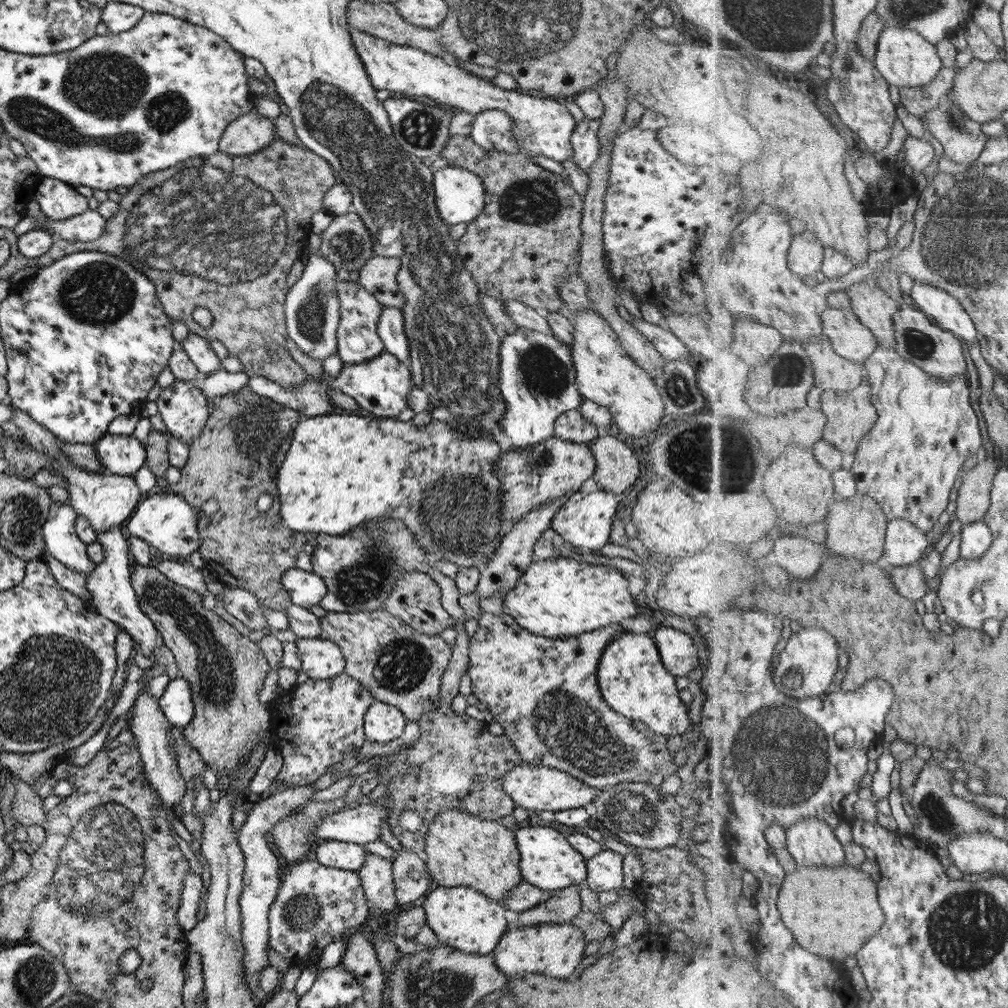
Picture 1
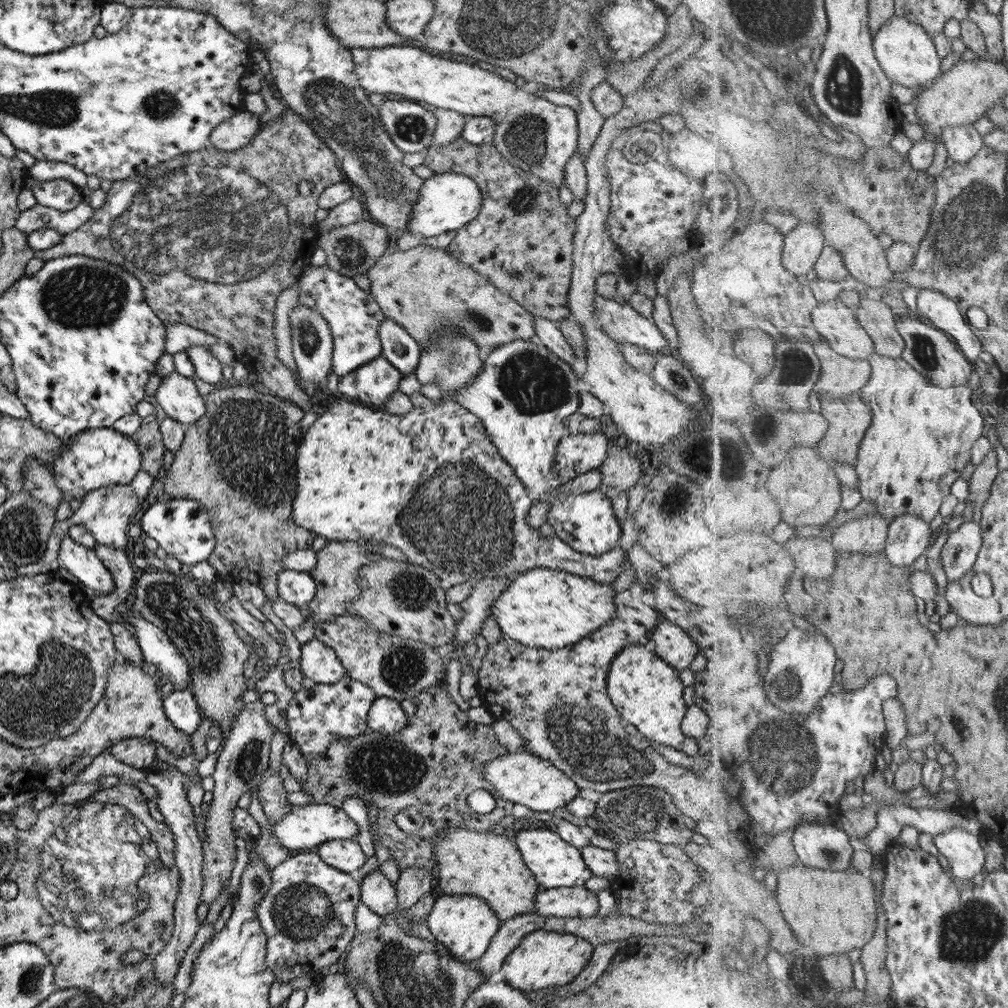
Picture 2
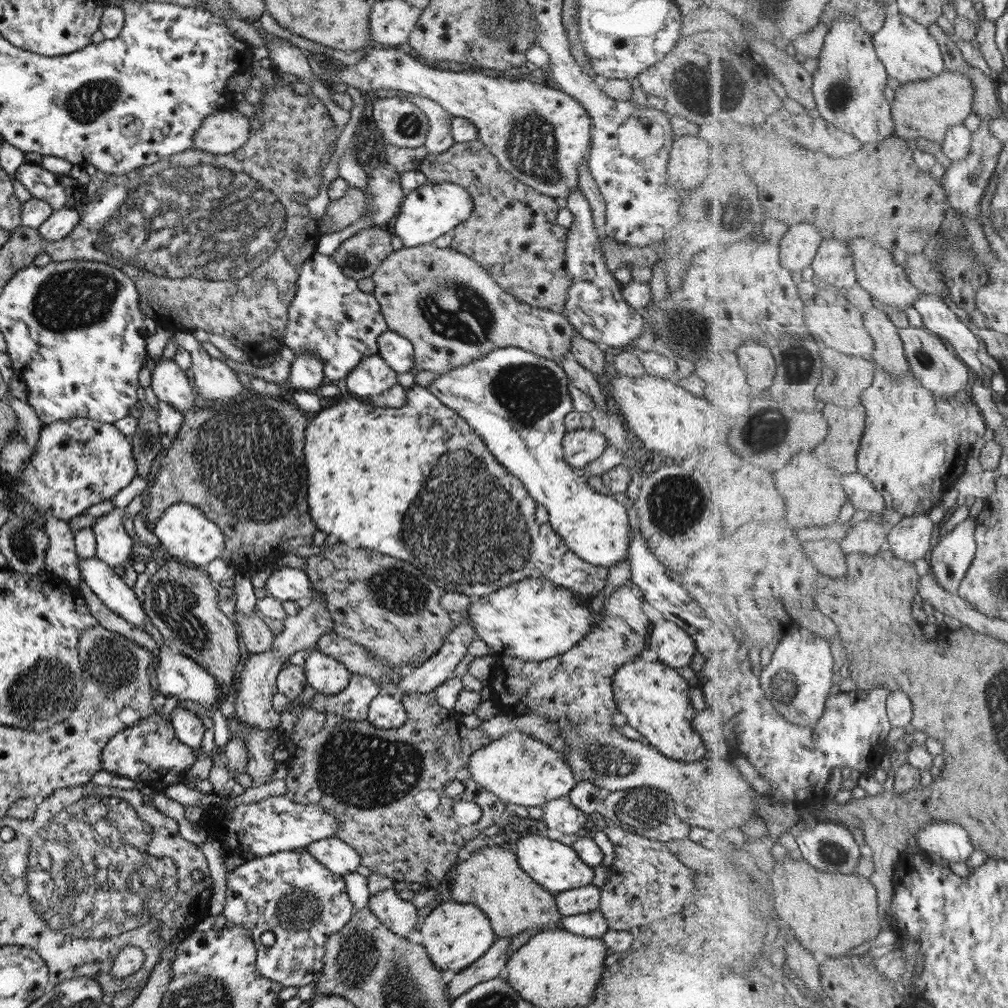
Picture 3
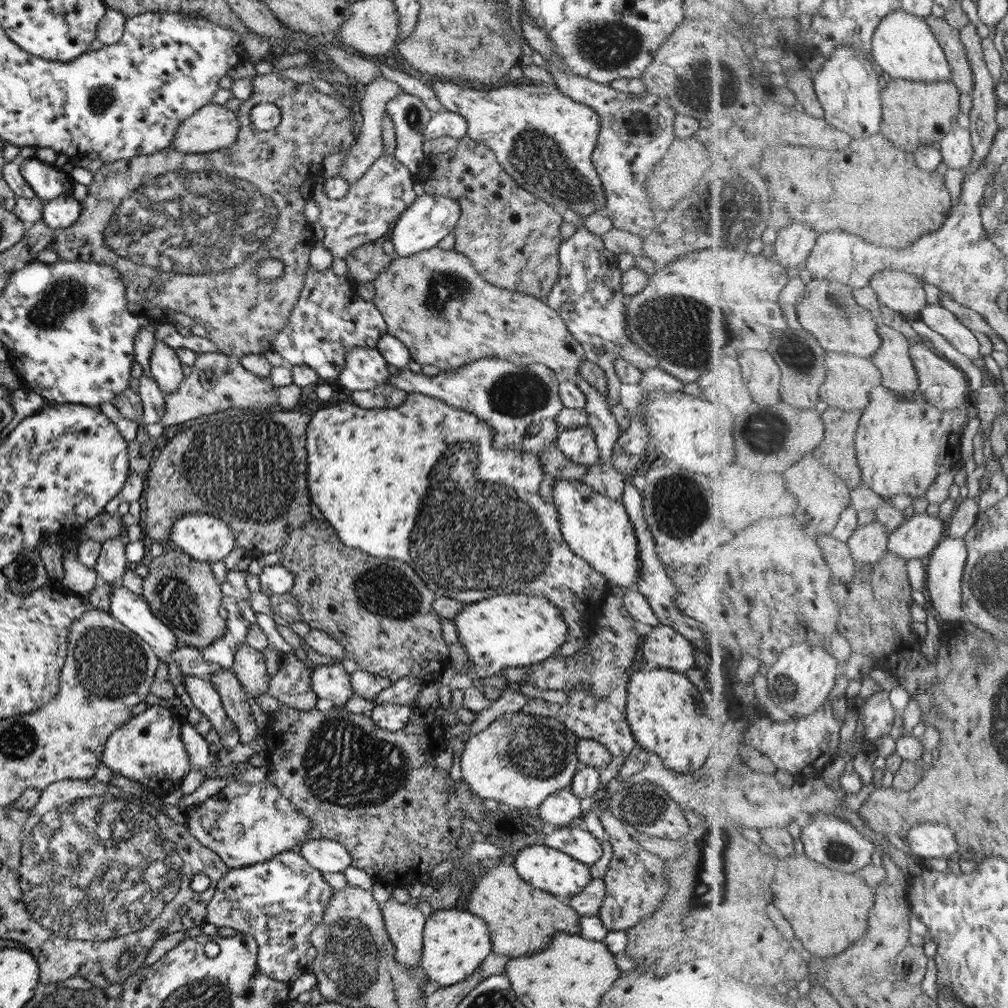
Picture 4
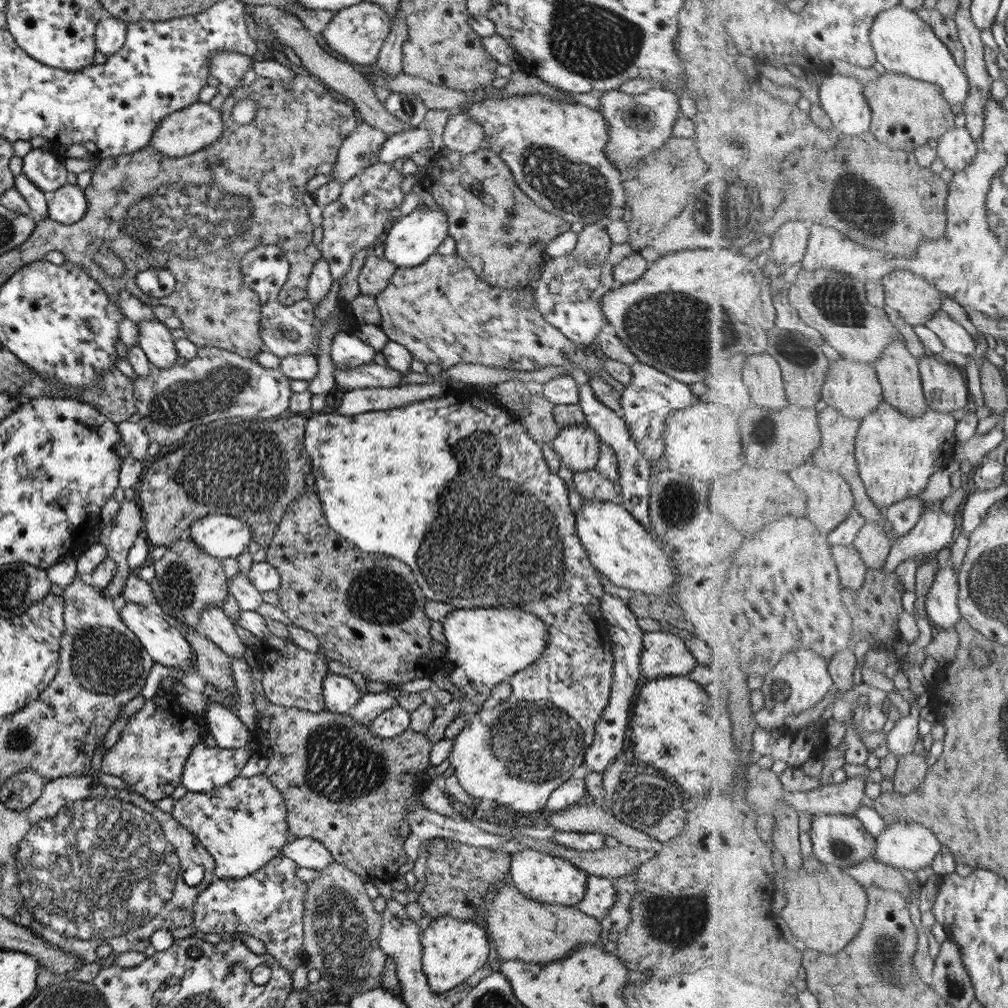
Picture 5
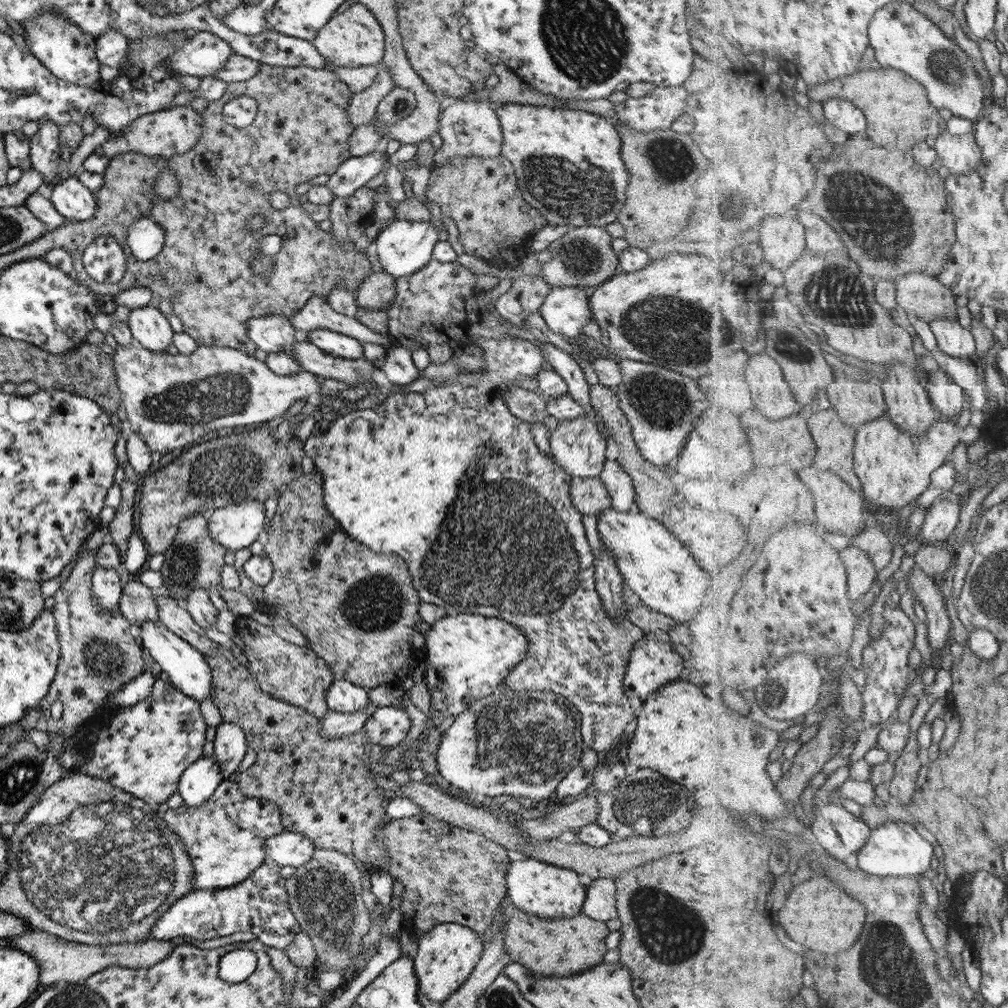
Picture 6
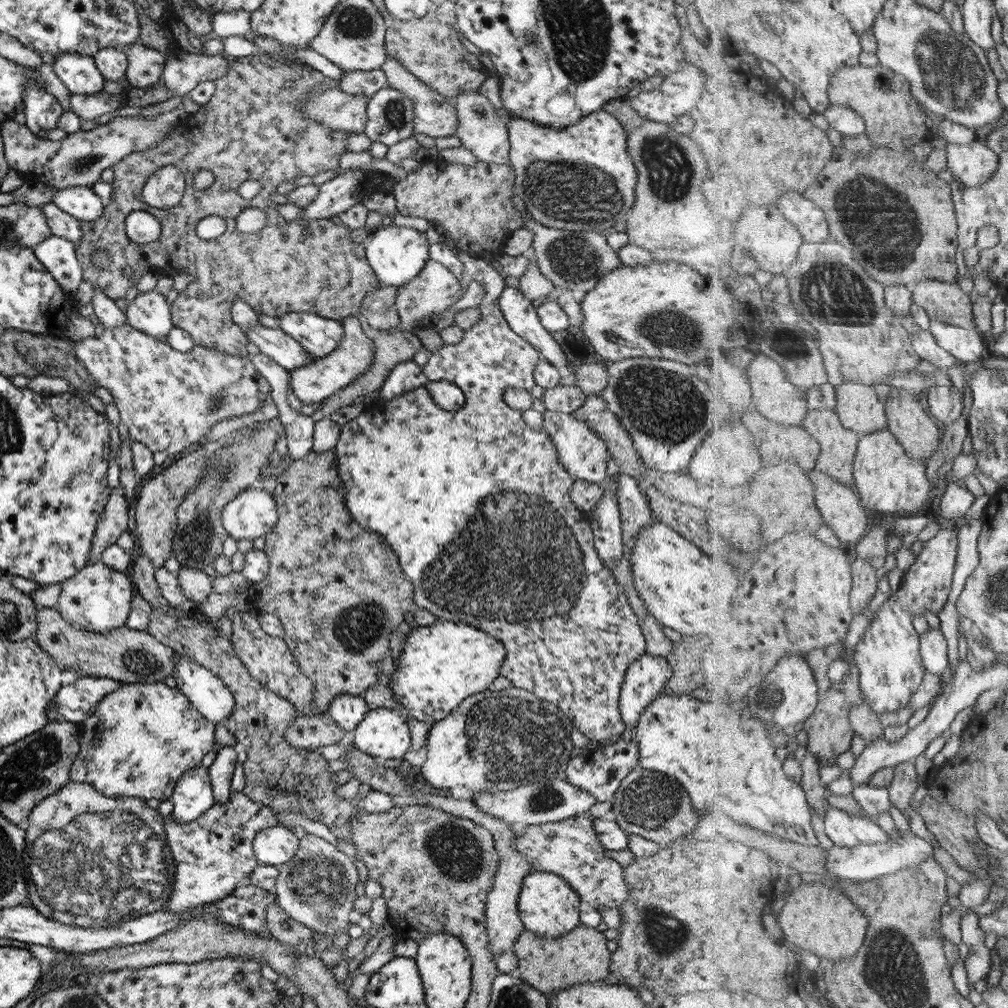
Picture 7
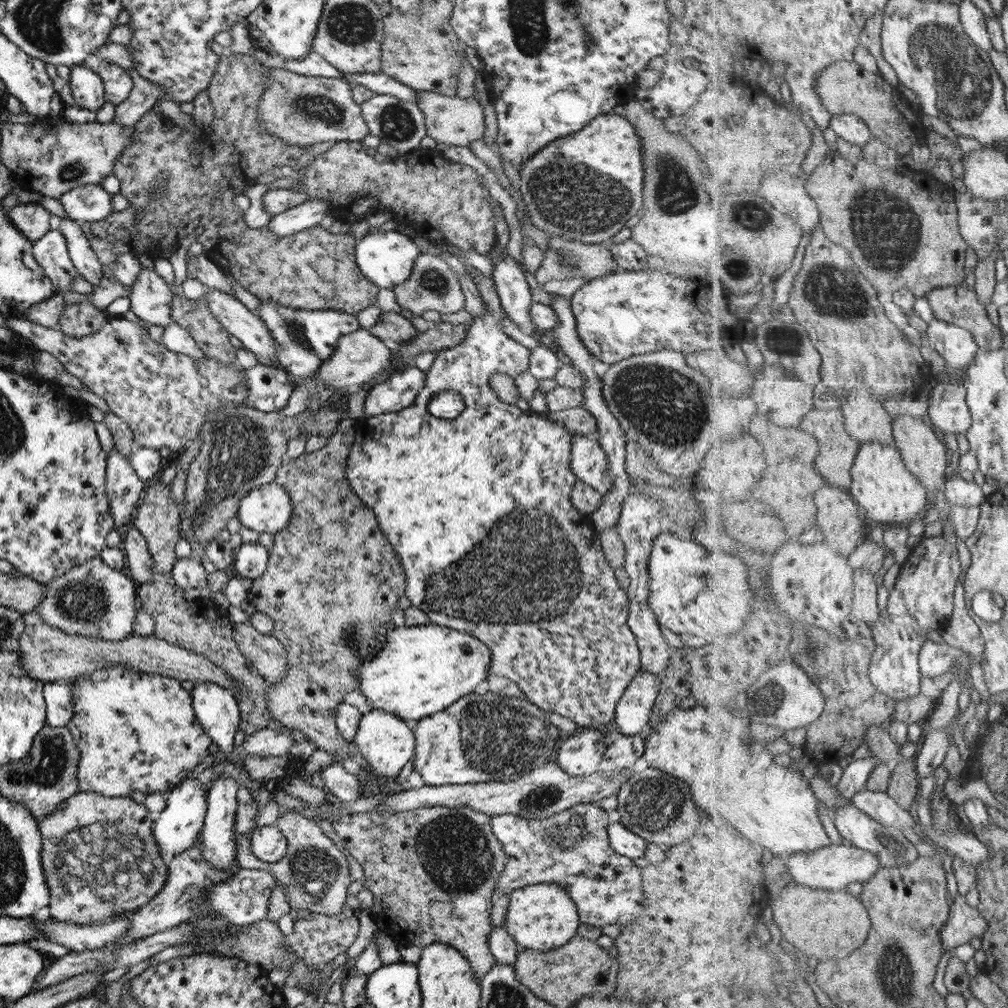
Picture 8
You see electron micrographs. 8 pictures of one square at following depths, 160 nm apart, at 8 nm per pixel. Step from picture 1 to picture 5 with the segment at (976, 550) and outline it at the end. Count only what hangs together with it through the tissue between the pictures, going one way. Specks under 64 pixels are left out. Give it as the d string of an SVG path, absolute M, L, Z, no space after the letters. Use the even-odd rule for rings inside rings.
M948 545L936 554L941 570L926 596L927 617L937 629L954 627L962 618L958 603L960 577L951 562L952 549L953 545Z

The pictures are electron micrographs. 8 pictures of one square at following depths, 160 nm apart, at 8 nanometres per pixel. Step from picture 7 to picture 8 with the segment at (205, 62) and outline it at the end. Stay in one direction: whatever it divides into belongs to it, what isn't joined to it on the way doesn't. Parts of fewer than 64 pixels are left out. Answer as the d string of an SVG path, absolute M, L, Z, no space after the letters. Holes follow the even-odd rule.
M124 68L132 80L131 92L122 103L114 107L114 117L111 122L119 124L122 127L133 128L134 124L145 114L149 108L154 108L155 102L160 98L166 98L163 90L159 90L159 86L155 86L153 82L147 82L143 78L139 78L134 68Z

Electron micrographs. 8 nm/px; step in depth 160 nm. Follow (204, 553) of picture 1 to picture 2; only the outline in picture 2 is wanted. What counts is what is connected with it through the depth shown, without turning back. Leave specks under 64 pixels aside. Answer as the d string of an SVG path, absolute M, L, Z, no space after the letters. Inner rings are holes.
M230 384L211 391L205 398L205 414L184 428L180 448L172 452L173 463L162 479L162 502L186 499L201 503L207 511L214 536L213 552L207 564L215 569L217 579L233 583L237 580L257 585L266 600L279 598L276 582L283 571L281 561L297 549L309 549L316 534L295 526L291 516L291 498L295 492L295 470L289 478L289 466L295 464L295 448L301 442L299 421L304 407L268 394L256 386Z

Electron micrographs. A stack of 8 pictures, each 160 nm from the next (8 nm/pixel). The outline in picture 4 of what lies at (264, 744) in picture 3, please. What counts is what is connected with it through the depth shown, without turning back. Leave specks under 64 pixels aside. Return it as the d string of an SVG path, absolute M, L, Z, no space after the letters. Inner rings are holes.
M222 668L219 672L205 677L215 687L225 714L235 725L239 735L238 742L251 744L258 736L257 726L247 704L247 694L244 693L233 671L230 668Z

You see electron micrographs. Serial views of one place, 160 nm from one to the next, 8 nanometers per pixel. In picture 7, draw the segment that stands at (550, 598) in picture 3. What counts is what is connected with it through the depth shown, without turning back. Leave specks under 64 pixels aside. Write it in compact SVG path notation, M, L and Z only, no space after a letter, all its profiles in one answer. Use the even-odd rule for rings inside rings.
M438 618L433 623L412 628L403 644L403 652L399 655L399 664L393 665L394 673L390 678L392 697L400 704L399 710L392 711L401 714L410 714L415 720L434 723L451 713L464 698L491 687L502 665L505 648L492 637L479 630L476 626L461 621L448 621Z

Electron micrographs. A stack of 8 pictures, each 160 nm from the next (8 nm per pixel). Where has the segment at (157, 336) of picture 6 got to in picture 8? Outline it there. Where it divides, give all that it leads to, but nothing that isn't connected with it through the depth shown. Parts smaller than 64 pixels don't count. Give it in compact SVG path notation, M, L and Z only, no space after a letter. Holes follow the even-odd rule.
M142 266L127 297L130 311L137 320L162 327L172 322L170 317L172 294L154 270Z

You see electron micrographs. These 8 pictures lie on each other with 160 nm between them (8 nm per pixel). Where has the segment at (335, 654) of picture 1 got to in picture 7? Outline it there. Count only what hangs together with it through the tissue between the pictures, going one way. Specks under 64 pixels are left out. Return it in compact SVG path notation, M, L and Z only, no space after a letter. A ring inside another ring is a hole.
M339 693L329 704L328 715L344 732L353 730L368 712L362 695Z

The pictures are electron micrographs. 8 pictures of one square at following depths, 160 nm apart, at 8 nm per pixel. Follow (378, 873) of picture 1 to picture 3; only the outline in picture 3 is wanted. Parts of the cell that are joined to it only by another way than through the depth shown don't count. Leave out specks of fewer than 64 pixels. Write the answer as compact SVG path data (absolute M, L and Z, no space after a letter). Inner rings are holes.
M393 888L377 891L371 895L367 907L387 930L401 938L416 940L410 937L417 924L417 910L409 901L399 899Z

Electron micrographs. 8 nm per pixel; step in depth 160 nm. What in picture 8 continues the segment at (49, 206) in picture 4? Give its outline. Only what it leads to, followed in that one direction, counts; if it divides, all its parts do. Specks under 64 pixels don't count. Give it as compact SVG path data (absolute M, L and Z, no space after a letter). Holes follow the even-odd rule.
M99 184L76 186L59 196L65 215L77 224L101 222L111 216L111 195Z

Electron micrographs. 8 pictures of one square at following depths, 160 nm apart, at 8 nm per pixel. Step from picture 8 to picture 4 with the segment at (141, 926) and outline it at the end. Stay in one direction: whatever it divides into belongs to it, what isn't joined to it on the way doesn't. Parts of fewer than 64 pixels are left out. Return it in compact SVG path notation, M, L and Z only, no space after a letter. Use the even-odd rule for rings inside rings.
M268 780L255 785L230 781L215 795L187 808L184 824L193 838L217 853L230 869L262 863L277 853L296 849L310 831L308 818Z

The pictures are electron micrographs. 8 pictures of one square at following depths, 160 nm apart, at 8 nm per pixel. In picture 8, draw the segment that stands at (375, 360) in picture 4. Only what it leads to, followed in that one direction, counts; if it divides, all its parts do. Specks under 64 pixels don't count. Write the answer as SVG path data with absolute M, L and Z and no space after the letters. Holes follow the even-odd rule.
M260 300L255 315L260 318L274 340L276 361L273 366L289 373L295 387L302 385L303 381L308 381L314 370L330 357L339 337L360 328L355 319L356 315L345 314L342 311L303 310L281 306L276 302L260 302Z

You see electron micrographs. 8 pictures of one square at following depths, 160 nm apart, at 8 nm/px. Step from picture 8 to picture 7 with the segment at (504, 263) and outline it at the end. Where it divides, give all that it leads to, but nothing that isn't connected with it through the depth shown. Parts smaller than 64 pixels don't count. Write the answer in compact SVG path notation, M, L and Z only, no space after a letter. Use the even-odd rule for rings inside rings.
M512 281L498 296L498 308L508 327L525 339L551 366L570 367L561 347L541 326L531 301L524 298L518 288L514 288Z

